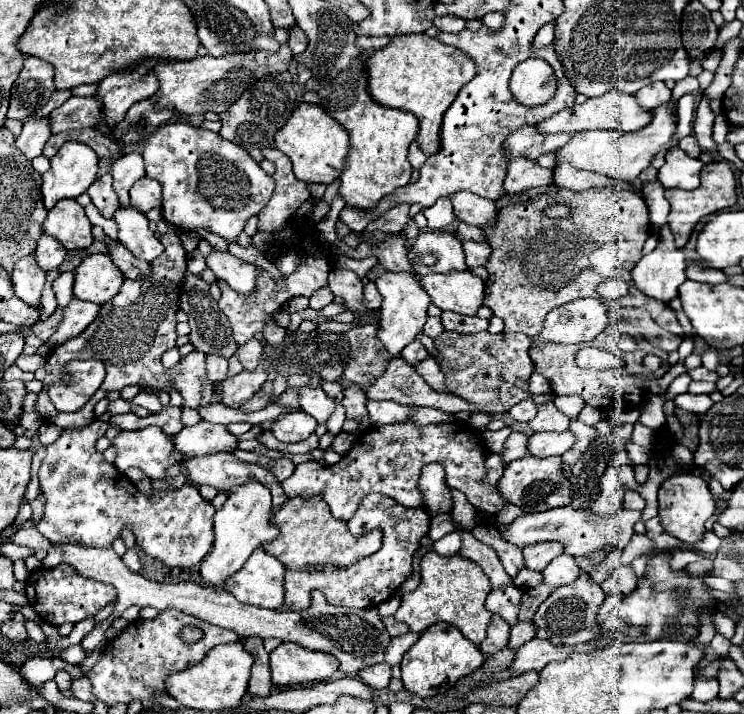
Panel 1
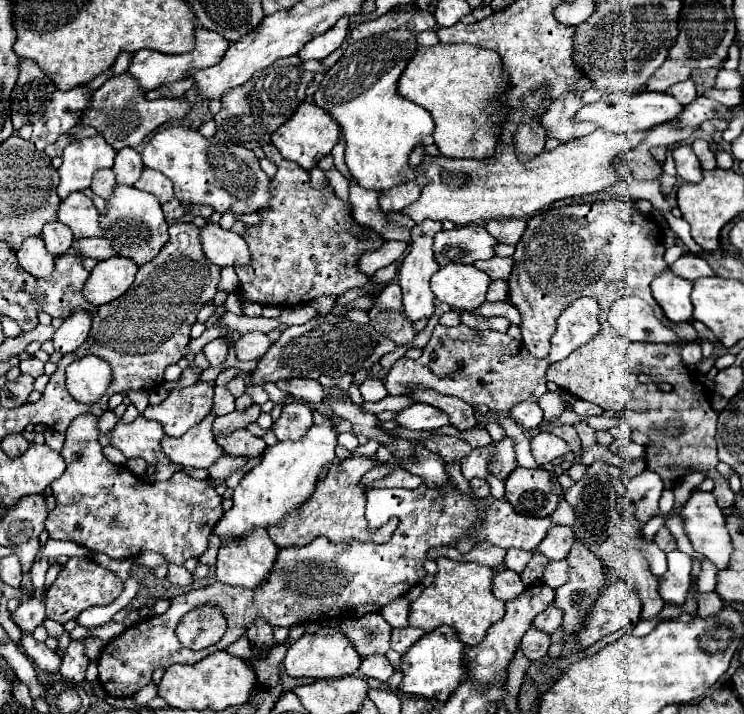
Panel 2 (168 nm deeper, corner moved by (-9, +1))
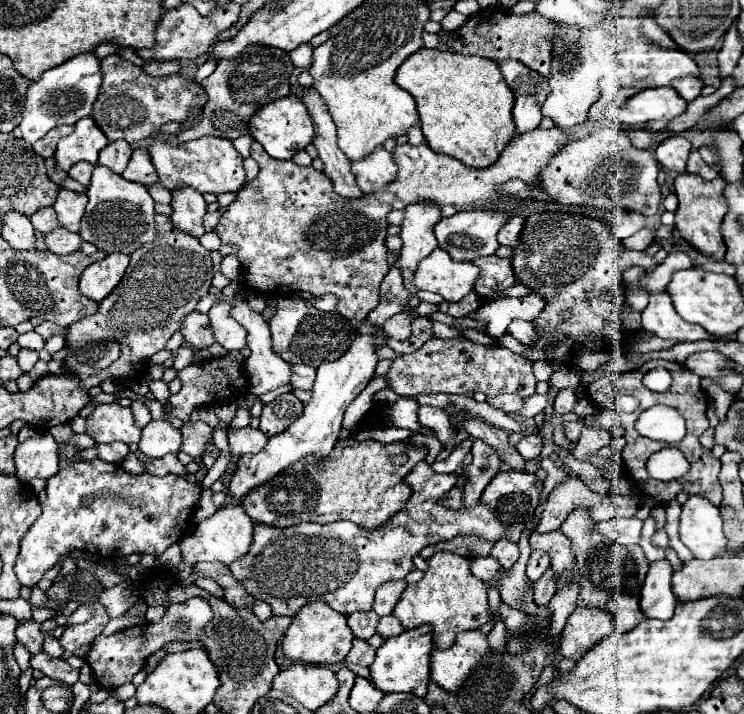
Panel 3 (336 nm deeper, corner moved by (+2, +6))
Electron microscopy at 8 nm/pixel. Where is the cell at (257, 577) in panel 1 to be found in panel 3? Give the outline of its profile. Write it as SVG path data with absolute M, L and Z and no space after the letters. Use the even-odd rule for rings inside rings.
M225 505L217 509L211 517L199 521L193 535L179 539L181 561L185 565L195 565L199 561L219 561L219 563L231 565L233 561L243 557L245 551L249 551L251 537L253 537L253 521L241 509L241 505Z

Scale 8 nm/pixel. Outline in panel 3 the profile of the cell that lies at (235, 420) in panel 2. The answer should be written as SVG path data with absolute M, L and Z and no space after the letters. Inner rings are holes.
M193 421L193 423L185 423L181 427L181 433L183 433L181 451L189 453L191 457L199 457L205 453L205 445L211 441L213 429L203 421Z

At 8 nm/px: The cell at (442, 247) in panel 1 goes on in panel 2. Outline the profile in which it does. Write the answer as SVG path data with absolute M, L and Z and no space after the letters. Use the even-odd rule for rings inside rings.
M468 224L468 226L456 226L452 230L442 230L434 236L434 260L438 266L446 266L450 262L454 264L474 264L476 260L488 260L494 256L494 244L496 240L486 232L484 226Z

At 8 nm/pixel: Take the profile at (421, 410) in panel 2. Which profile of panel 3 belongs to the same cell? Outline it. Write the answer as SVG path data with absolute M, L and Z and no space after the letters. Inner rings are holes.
M425 405L425 407L419 407L419 423L423 427L435 429L437 439L445 445L445 451L437 459L439 461L445 459L445 455L449 455L453 451L453 443L455 443L455 437L453 437L453 431L451 431L451 423L449 423L449 415L443 409Z

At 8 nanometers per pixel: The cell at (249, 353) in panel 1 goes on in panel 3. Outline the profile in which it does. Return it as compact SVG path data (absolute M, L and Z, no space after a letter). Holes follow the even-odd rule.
M217 303L209 309L209 325L213 331L213 337L219 345L223 345L227 351L241 351L245 343L245 329L229 315L231 305L229 303Z

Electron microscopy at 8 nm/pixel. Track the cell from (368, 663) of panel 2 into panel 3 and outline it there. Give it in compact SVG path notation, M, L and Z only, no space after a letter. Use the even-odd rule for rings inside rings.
M353 639L353 647L351 647L351 651L347 653L347 659L351 661L351 663L359 663L359 665L363 665L363 667L369 667L373 661L375 661L375 649L367 643L367 641L363 641L363 639Z

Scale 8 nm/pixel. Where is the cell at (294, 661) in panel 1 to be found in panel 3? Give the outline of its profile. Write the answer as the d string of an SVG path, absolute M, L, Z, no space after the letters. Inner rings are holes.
M315 601L311 605L305 605L291 621L285 637L283 637L283 653L291 661L303 661L313 665L333 665L341 663L345 655L351 649L353 631L347 627L347 617L333 611L329 605Z

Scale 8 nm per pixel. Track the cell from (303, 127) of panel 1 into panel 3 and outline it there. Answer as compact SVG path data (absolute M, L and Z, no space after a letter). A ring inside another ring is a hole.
M287 95L283 99L277 99L277 101L263 105L263 109L259 109L249 119L249 133L255 141L259 141L263 145L263 149L273 159L291 159L297 151L305 149L305 145L311 143L315 129L313 129L313 121L307 113L305 105L301 103L301 99L295 95Z

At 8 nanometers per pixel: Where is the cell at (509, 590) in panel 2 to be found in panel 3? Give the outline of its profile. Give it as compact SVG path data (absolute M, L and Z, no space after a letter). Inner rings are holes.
M487 555L487 557L473 557L473 559L471 559L471 573L473 573L477 579L485 581L485 583L487 583L489 579L493 579L493 577L497 575L497 571L499 571L497 559L491 557L491 555Z

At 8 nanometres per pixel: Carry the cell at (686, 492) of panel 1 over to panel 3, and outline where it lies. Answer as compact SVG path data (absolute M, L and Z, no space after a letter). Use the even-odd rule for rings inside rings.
M697 495L689 497L681 511L679 539L691 549L695 559L709 559L709 557L717 557L717 553L725 553L727 537L723 533L723 521L721 521L719 509L705 497L697 497Z

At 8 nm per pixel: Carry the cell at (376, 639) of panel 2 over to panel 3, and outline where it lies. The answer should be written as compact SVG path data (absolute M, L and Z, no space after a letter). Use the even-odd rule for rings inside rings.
M357 611L357 613L351 613L347 617L347 625L355 633L355 637L369 639L375 633L377 619L379 619L379 615L373 613L373 611Z

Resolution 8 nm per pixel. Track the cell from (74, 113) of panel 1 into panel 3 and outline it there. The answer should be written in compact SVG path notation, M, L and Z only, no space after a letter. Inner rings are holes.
M109 55L101 61L103 85L99 101L93 107L93 119L109 141L125 139L127 143L137 143L153 135L161 125L169 121L187 123L195 117L197 109L207 103L207 93L195 79L187 79L181 73L171 77L151 77L141 67L125 61L119 55Z

